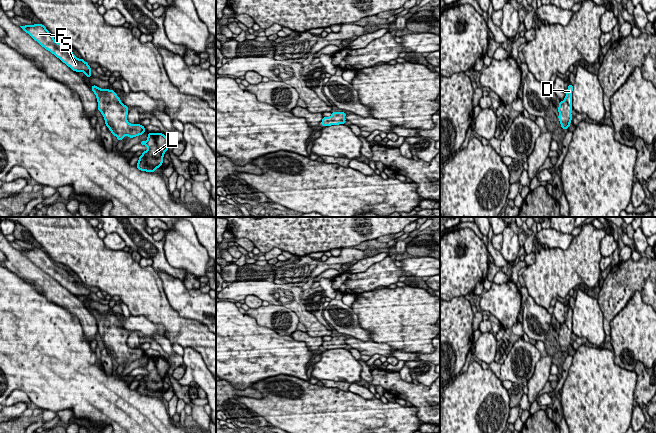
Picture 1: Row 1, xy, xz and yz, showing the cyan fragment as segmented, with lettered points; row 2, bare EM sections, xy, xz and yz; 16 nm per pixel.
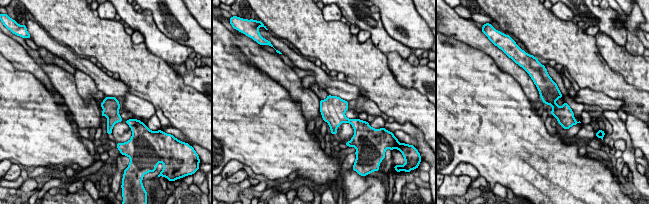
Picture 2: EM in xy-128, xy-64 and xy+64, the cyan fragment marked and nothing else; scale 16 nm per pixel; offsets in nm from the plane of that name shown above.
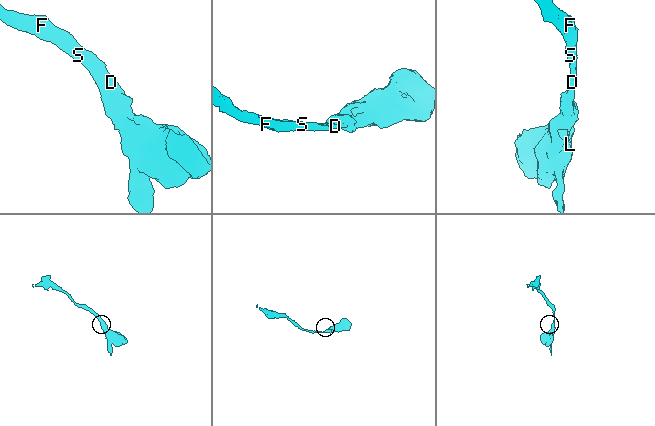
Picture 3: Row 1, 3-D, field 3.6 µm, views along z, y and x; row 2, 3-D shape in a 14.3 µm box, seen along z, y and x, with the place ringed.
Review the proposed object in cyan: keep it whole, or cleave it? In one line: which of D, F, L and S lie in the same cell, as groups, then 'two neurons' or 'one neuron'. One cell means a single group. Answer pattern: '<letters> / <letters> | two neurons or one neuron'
D F L S | one neuron

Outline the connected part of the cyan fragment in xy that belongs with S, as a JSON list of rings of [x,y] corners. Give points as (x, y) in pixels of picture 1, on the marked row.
[[[34,24],[32,26],[20,26],[22,30],[28,33],[31,38],[37,41],[42,47],[50,51],[63,63],[70,67],[73,71],[84,72],[85,76],[91,77],[91,67],[83,59],[78,59],[71,50],[64,45],[56,42],[54,37],[49,33],[42,24]]]

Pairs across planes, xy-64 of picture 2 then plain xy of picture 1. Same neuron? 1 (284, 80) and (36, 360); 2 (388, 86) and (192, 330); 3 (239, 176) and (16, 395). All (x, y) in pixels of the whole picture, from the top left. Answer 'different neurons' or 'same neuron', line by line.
1: different neurons
2: same neuron
3: different neurons

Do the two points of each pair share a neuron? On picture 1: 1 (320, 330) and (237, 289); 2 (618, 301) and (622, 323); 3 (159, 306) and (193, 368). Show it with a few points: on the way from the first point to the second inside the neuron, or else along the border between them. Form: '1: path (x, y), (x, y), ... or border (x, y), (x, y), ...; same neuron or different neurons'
1: path (299, 310), (294, 305), (273, 301), (258, 289); same neuron
2: border (634, 292), (627, 304), (611, 321), (611, 333); different neurons
3: border (184, 348), (191, 347), (194, 349), (204, 362); different neurons

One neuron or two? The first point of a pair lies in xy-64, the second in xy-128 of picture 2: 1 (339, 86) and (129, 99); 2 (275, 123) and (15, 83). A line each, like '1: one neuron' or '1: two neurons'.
1: two neurons
2: one neuron

